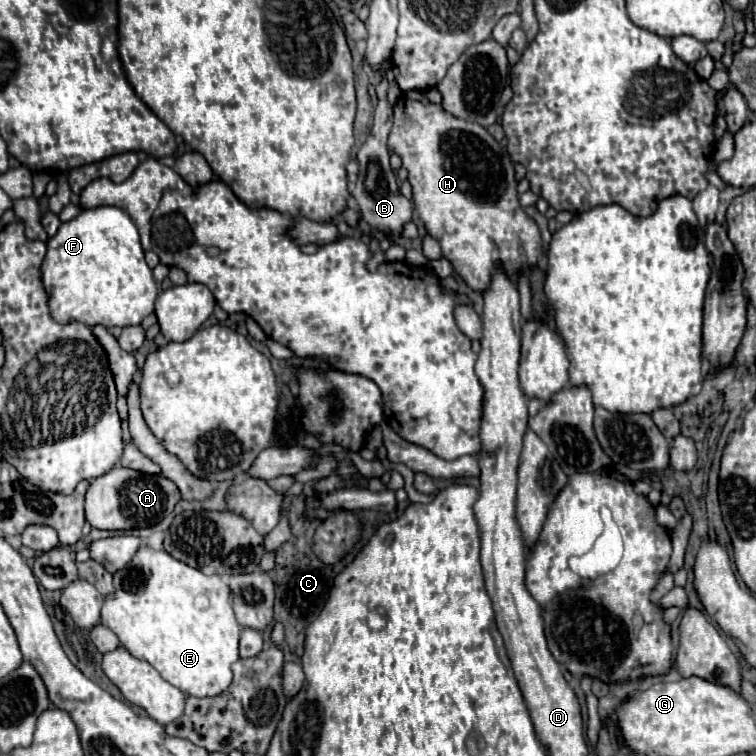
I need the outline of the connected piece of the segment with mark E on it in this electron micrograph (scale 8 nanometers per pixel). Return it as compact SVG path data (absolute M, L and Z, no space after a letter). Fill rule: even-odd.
M140 546L138 552L134 554L132 562L130 562L126 568L114 572L114 594L110 594L110 596L104 598L102 624L104 624L106 628L110 628L110 630L118 636L120 644L122 644L132 656L150 662L150 664L162 674L164 680L168 680L172 686L180 688L186 696L198 696L198 698L216 696L218 692L224 692L224 690L230 686L230 680L232 680L232 670L230 670L230 666L240 658L240 656L238 656L238 640L240 640L242 626L236 622L232 604L230 604L230 588L228 588L226 580L224 580L222 576L218 576L218 574L210 574L210 576L208 576L208 574L202 574L200 570L196 570L196 568L192 568L192 566L176 560L174 556L170 556L166 550L154 550L152 546Z

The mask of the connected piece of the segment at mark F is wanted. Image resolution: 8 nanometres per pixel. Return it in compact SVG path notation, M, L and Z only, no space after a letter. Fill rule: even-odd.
M100 206L82 210L76 218L64 222L58 232L48 240L48 252L44 256L42 284L48 294L48 308L58 324L84 322L88 326L132 326L140 324L148 314L154 312L156 282L152 270L144 262L144 250L140 246L138 228L132 218L114 206Z

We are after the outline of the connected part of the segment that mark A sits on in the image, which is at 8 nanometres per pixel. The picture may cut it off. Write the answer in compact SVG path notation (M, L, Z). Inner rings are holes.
M116 466L104 476L90 480L90 488L86 492L86 520L92 528L100 530L130 530L158 524L164 516L168 516L174 506L182 500L180 490L174 482L164 476L146 476L142 472ZM120 490L122 490L122 506L120 506Z

